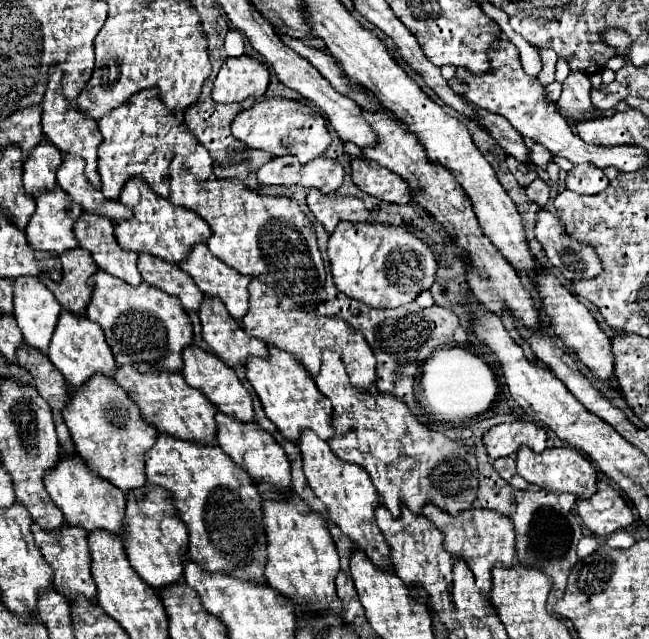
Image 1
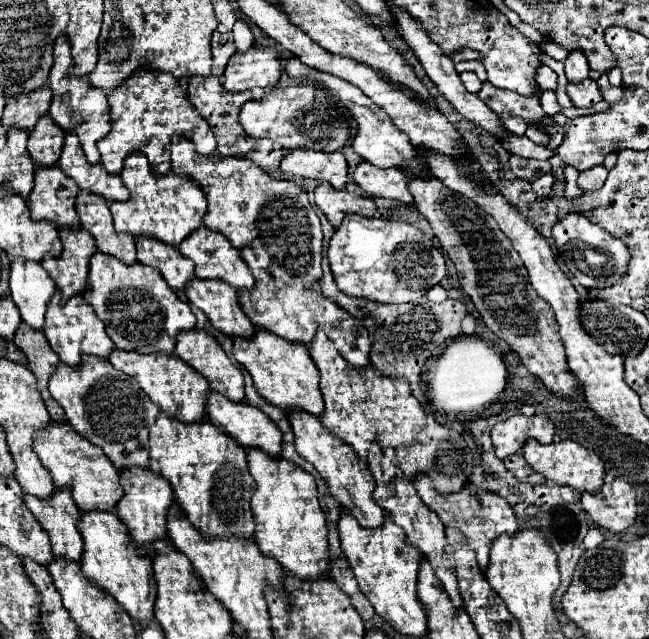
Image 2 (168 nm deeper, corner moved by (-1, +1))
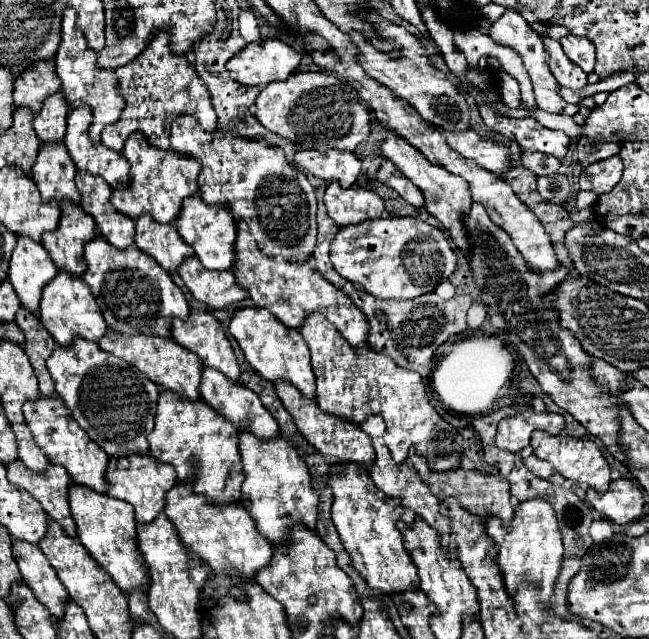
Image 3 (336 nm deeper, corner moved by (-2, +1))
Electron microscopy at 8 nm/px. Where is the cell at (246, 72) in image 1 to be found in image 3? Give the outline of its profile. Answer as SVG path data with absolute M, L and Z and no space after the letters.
M262 38L250 42L226 64L230 76L244 86L266 86L268 82L286 80L296 72L300 52L282 40Z

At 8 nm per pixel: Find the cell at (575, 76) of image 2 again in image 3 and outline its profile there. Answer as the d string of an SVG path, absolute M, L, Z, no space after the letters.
M566 36L560 40L566 56L578 64L586 74L590 74L594 70L594 44L590 44L590 40L586 38L578 38L578 36Z

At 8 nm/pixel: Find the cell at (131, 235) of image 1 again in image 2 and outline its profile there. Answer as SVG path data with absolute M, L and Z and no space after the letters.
M133 152L123 162L121 178L129 188L131 198L127 202L109 204L117 232L131 232L133 236L155 236L165 244L177 246L203 224L207 202L201 186L197 186L191 176L179 176L173 172L157 176L151 170L147 156L143 152Z

